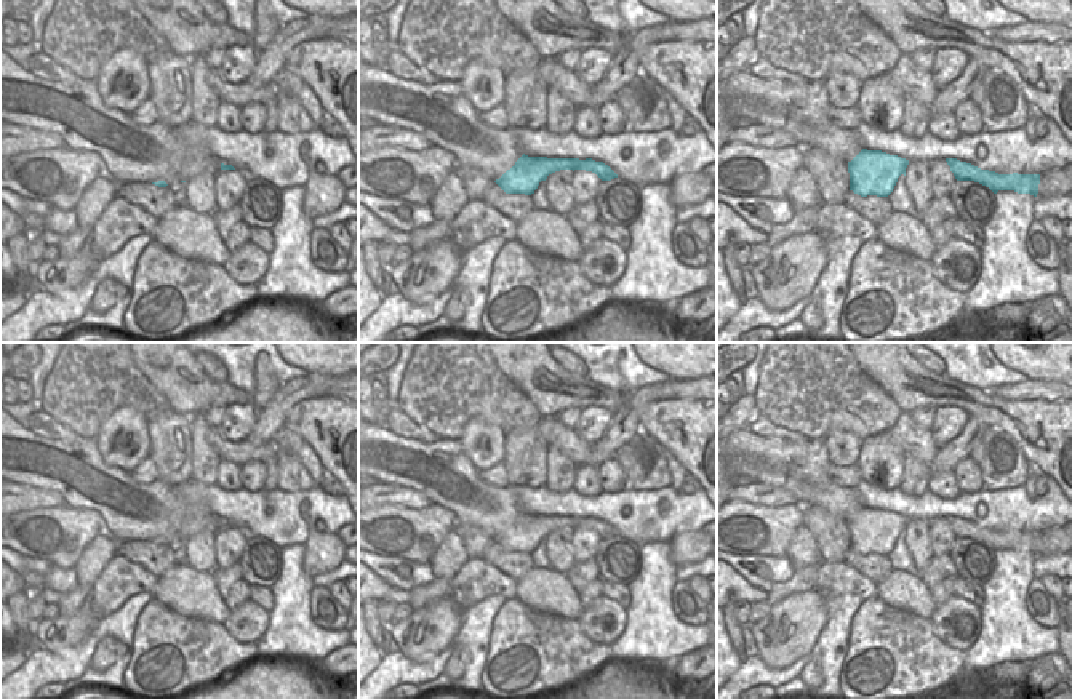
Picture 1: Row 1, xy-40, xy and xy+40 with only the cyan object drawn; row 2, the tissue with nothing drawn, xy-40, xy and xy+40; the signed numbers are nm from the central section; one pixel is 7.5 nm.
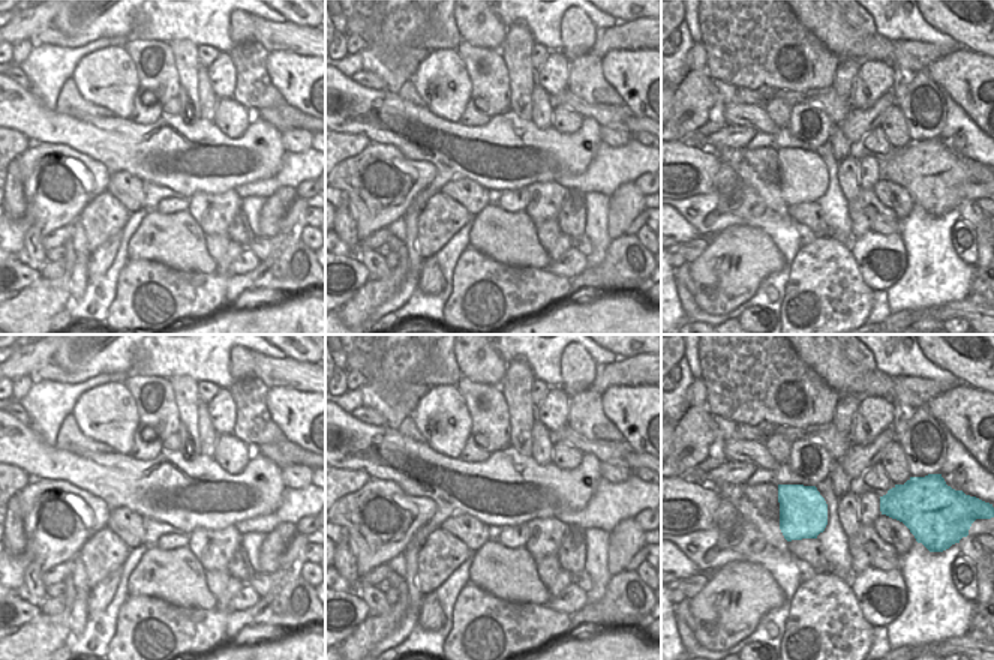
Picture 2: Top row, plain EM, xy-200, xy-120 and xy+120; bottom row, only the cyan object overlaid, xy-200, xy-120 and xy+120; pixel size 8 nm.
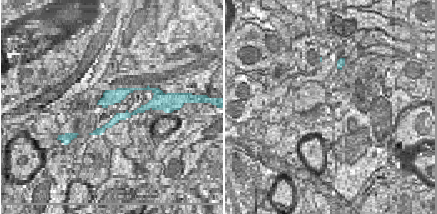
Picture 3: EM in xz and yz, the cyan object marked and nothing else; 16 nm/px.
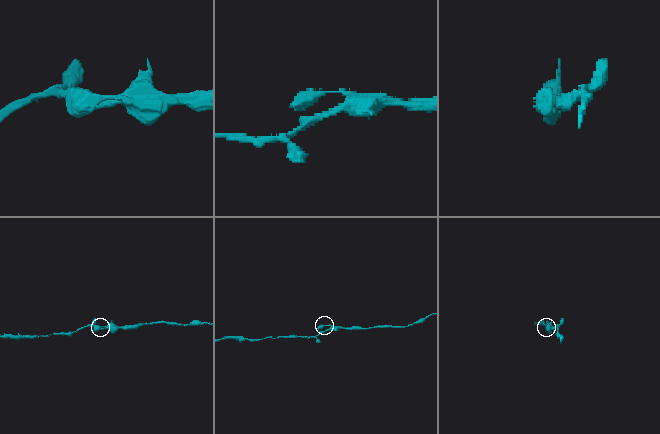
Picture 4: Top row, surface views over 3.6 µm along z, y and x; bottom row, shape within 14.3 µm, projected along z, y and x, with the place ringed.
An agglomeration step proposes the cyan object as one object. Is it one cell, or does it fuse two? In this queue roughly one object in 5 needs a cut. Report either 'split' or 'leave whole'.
leave whole

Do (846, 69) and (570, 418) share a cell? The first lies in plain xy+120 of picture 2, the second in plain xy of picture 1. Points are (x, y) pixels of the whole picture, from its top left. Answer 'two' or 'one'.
one

